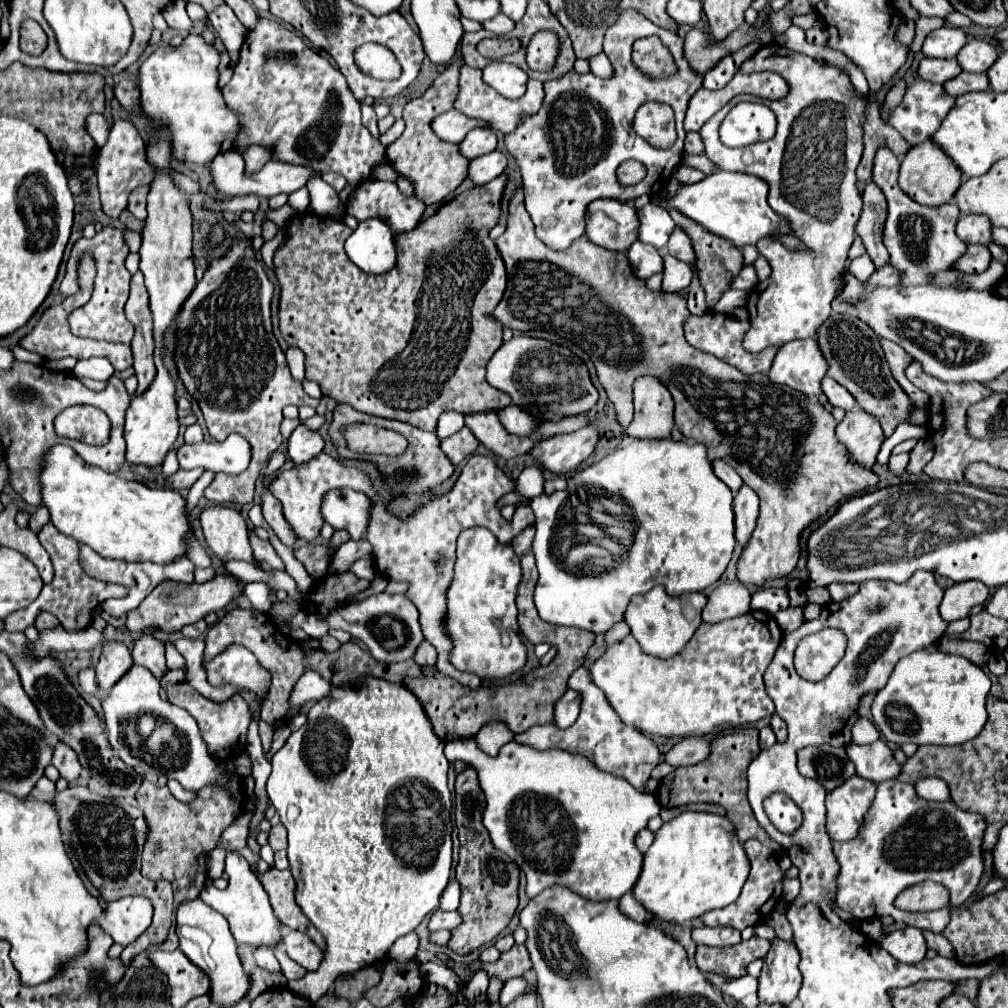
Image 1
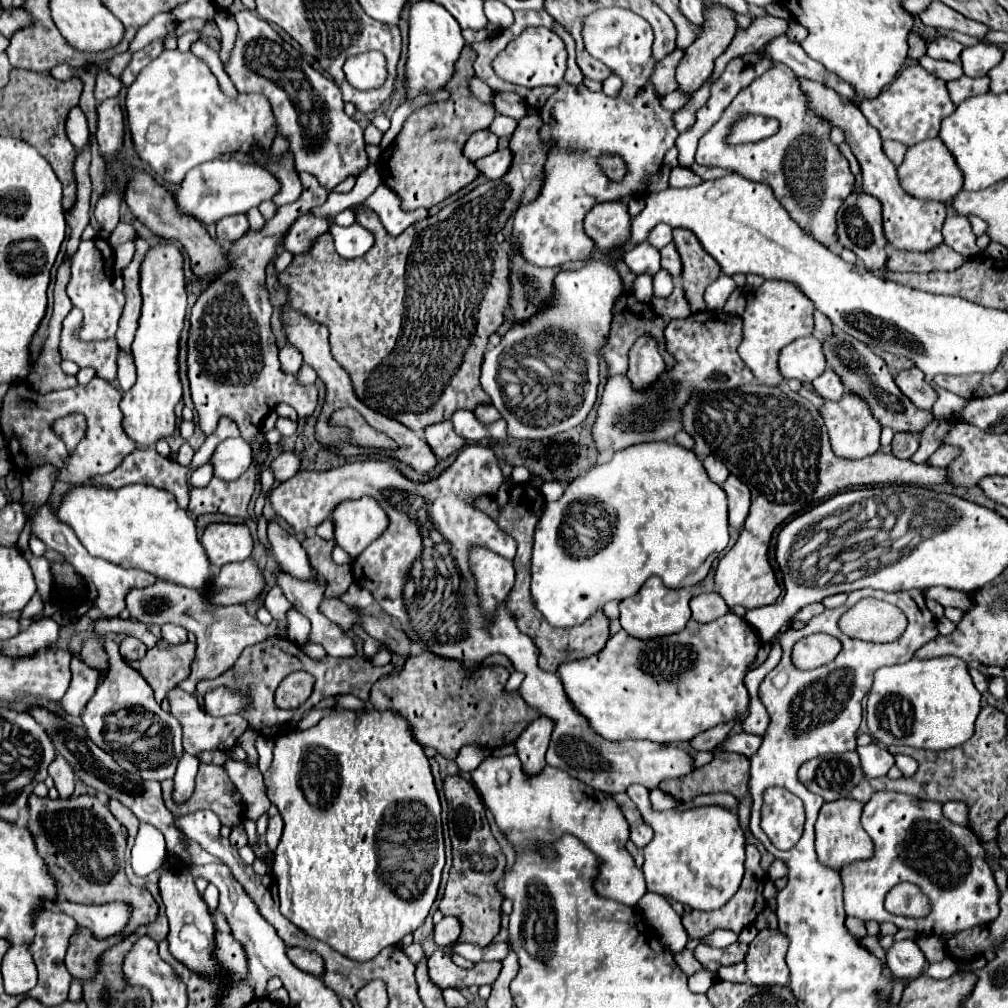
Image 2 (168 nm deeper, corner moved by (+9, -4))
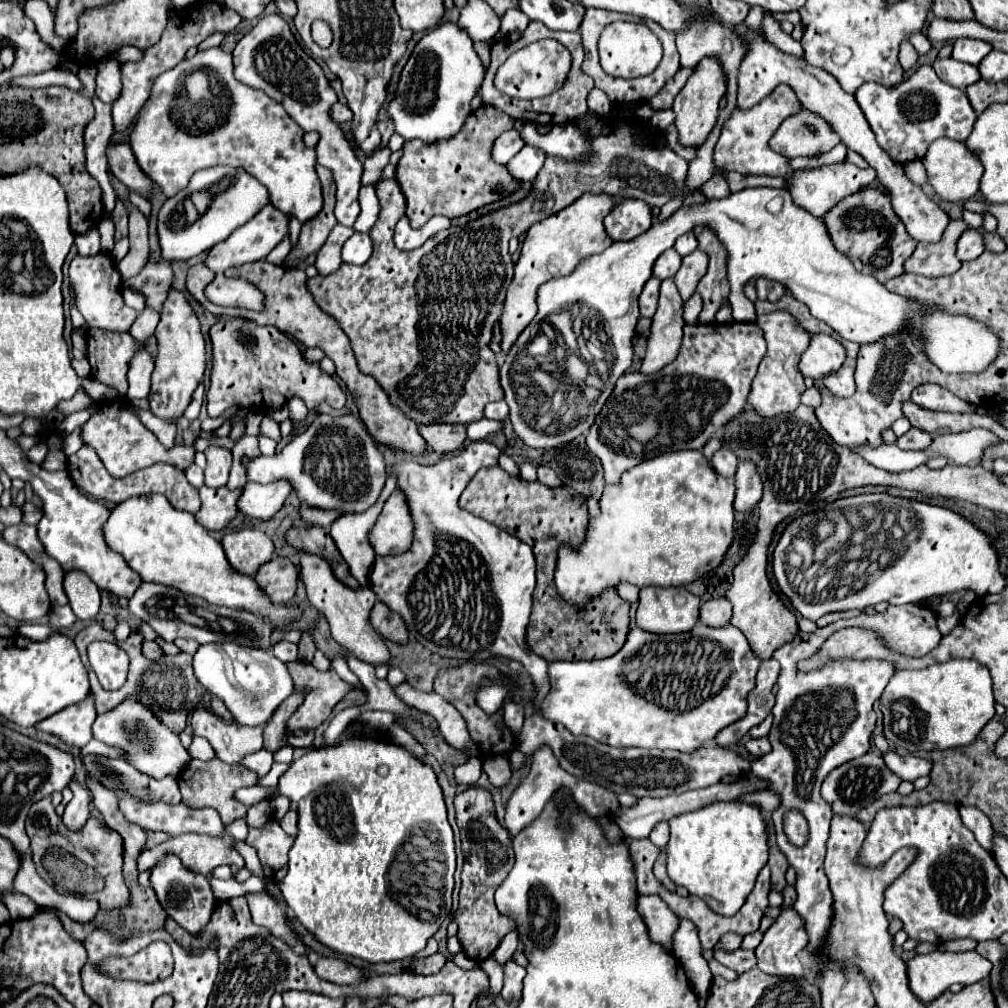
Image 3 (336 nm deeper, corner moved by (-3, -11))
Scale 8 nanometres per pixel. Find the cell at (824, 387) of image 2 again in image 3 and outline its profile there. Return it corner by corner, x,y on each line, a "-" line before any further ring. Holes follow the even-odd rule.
842,365
842,369
838,369
836,373
830,373
828,377
824,377
822,383
836,397
850,397
856,389
856,385
854,385
854,367
852,365

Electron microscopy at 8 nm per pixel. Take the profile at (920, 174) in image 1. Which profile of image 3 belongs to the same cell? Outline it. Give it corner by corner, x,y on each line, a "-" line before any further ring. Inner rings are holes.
936,139
930,147
926,157
922,159
926,171
928,171
928,183
932,185
932,189
936,191
936,195
944,201
966,201
972,199
978,191
978,183
980,177
984,173
984,167
980,165
980,159
960,141
954,139

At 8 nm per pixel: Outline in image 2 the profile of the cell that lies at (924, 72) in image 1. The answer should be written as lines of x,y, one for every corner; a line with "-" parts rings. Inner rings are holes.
922,56
920,60
918,60
918,64
924,68
924,70
928,70
930,74
936,74
938,78
942,78
942,80
956,80
956,78
960,78
964,72
962,72
962,66
958,64
958,62
946,62
946,60
934,60
934,58
930,58
930,56

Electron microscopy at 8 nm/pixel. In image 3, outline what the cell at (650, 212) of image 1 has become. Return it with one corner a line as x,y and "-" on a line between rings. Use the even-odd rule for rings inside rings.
684,233
684,235
680,235
680,237
676,239
676,243
674,243
674,249
676,249
682,257
688,255
688,253
692,253
696,247
698,247
698,241
696,241
694,233

